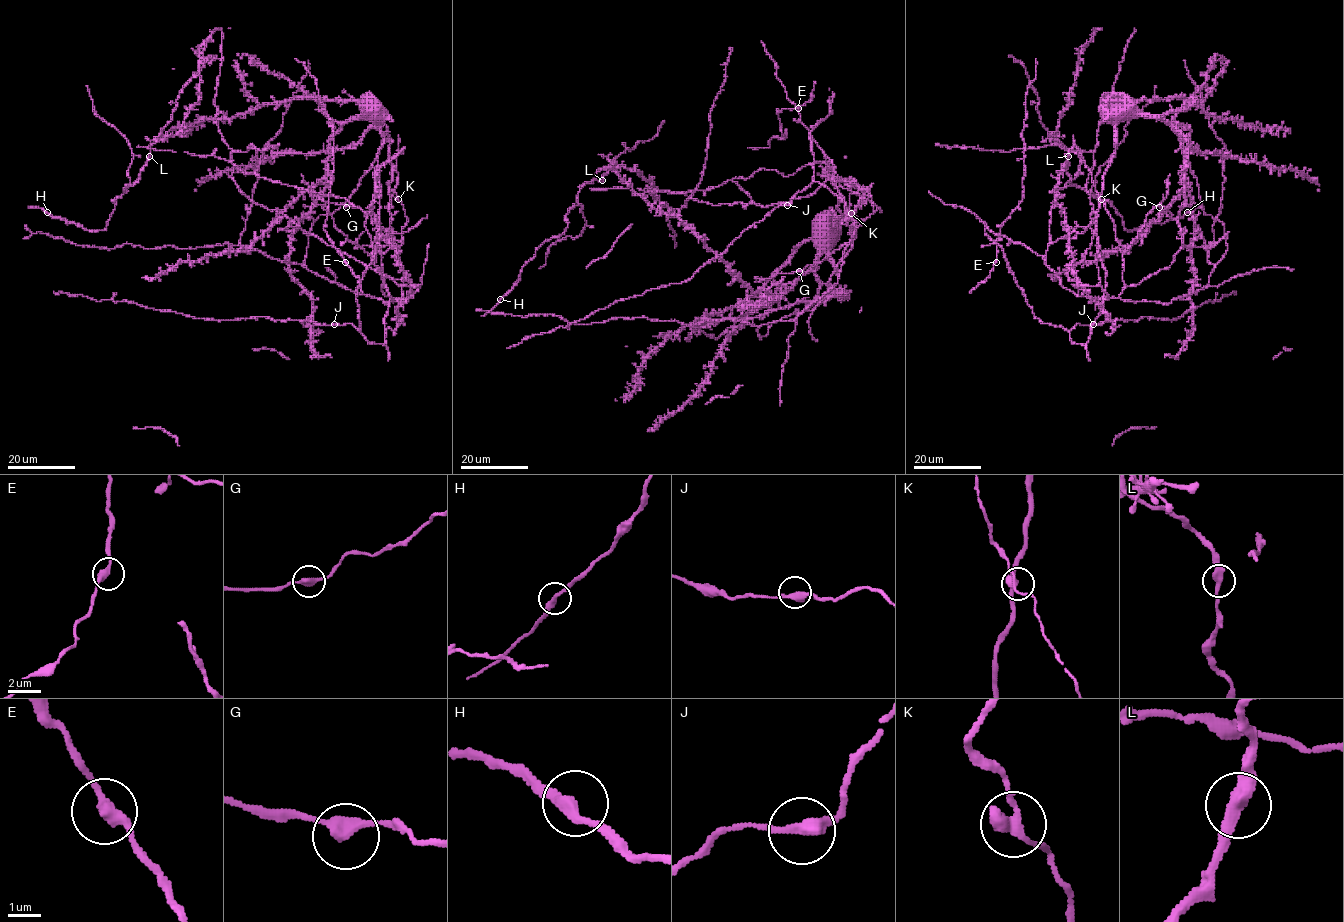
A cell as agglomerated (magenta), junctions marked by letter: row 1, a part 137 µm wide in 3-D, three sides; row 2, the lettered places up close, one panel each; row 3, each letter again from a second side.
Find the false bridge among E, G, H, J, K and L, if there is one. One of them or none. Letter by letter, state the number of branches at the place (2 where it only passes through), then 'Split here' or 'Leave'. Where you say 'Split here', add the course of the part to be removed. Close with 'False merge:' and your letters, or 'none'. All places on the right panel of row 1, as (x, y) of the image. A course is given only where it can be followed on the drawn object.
E: Branches: 2. Leave
G: Branches: 2. Leave
H: Branches: 2. Leave
J: Branches: 2. Leave
K: Branches: 2. Leave
L: Branches: 2. Leave
False merge: none

